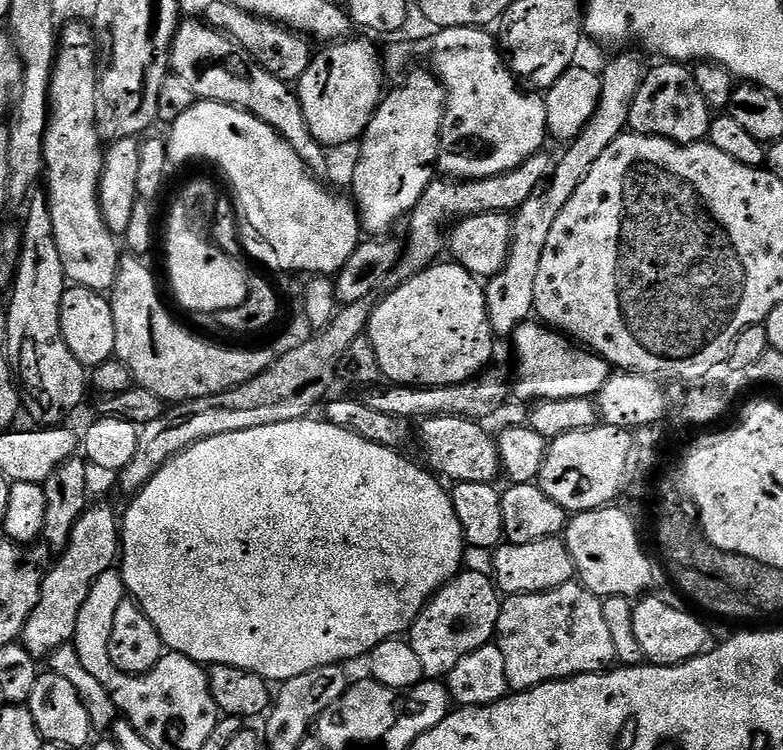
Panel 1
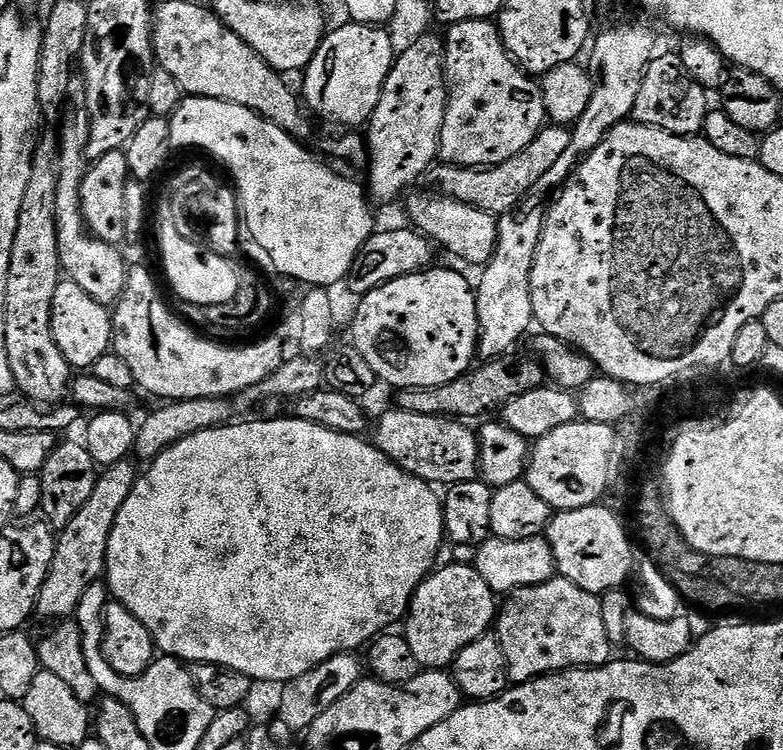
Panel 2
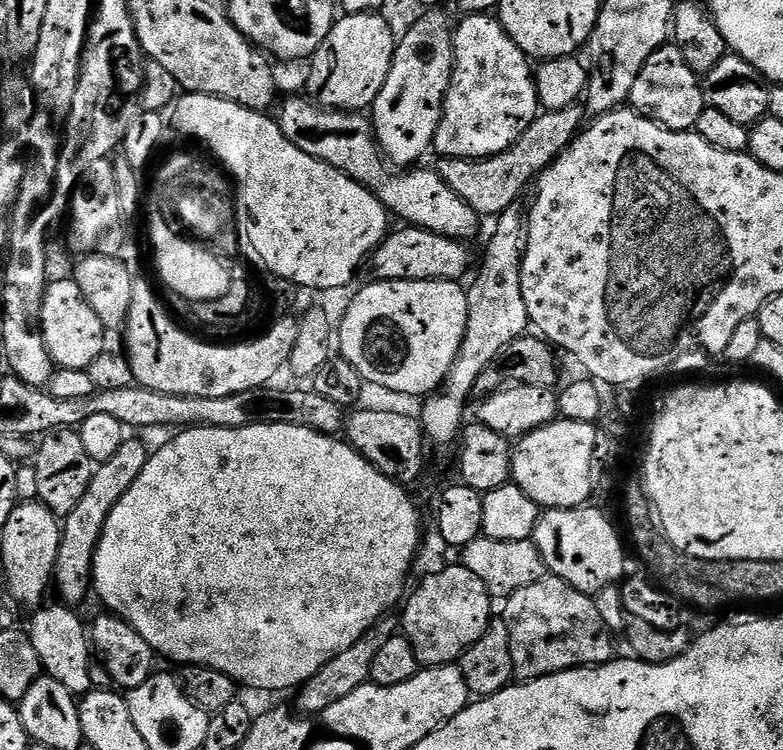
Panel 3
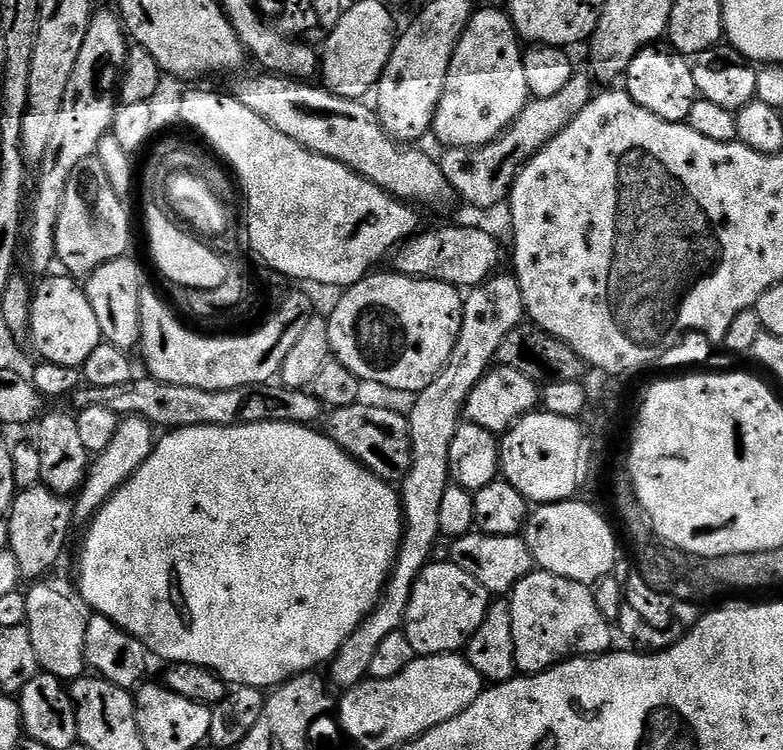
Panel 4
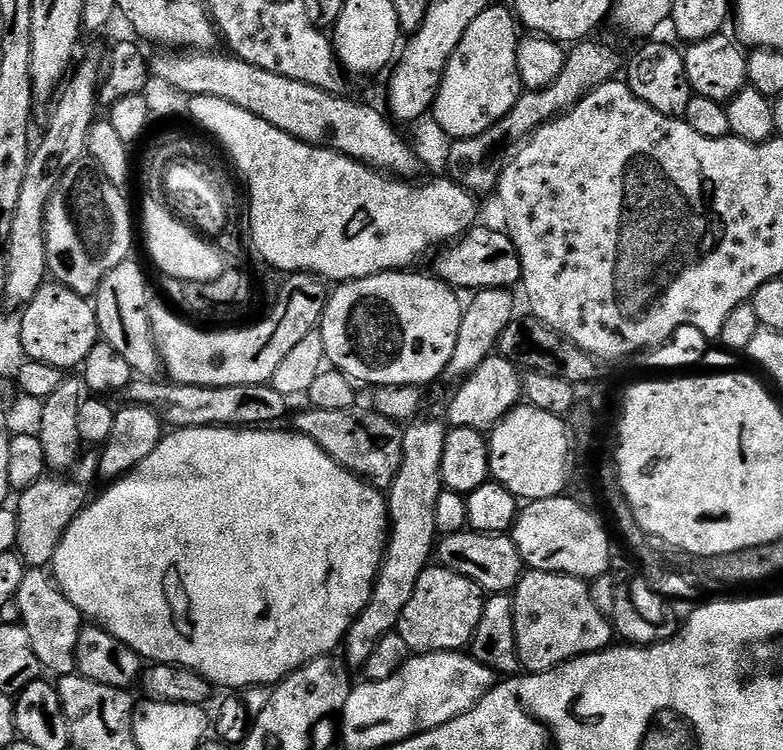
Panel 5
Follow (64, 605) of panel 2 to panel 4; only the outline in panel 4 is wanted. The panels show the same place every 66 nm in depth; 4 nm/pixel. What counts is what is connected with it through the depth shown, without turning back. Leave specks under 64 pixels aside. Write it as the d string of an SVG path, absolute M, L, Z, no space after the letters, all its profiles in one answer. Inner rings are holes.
M126 416L121 419L118 434L114 434L110 446L95 453L94 459L88 465L88 477L84 479L74 500L74 520L77 525L87 525L100 508L106 506L108 499L141 468L146 458L150 458L150 454L156 448L157 439L157 429L149 420L137 416Z

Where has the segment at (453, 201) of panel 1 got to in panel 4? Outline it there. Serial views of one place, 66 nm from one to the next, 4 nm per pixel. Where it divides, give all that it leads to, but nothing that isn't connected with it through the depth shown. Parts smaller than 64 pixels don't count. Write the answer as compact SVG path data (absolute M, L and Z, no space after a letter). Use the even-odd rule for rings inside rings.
M576 74L558 94L541 100L529 99L524 112L492 144L477 148L448 148L445 156L439 157L442 174L446 174L453 189L466 203L476 208L496 208L499 204L501 207L524 165L535 159L568 124L582 114L593 98L592 84L594 80L591 75Z

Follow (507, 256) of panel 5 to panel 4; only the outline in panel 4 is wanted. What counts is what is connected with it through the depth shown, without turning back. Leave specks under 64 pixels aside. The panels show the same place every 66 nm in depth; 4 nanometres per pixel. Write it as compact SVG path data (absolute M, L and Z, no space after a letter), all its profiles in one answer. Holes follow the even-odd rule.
M432 228L429 232L424 232L425 230L417 231L416 235L409 236L407 240L404 241L403 244L399 245L395 249L394 255L391 257L392 264L391 267L395 269L399 275L409 276L410 278L414 278L415 280L433 280L434 282L442 282L443 284L449 284L450 286L454 286L455 288L461 290L471 290L484 283L484 281L489 280L490 277L494 275L497 271L496 268L500 264L500 244L495 240L494 237L491 236L490 233L487 232L484 228Z

